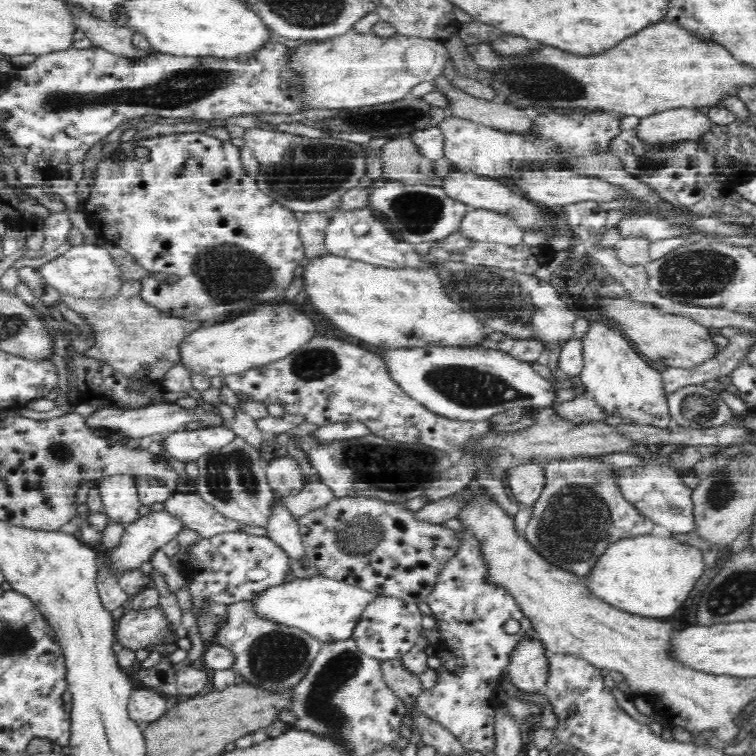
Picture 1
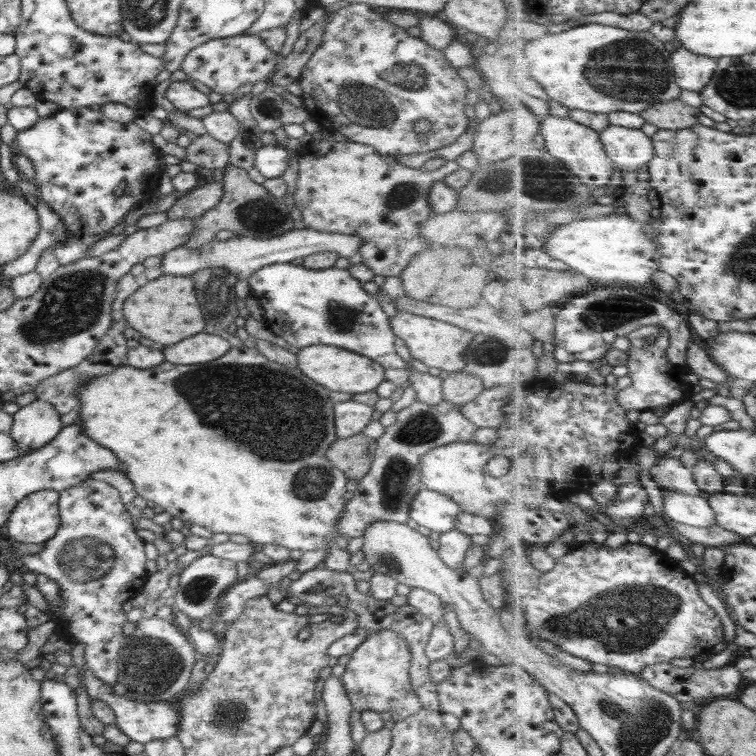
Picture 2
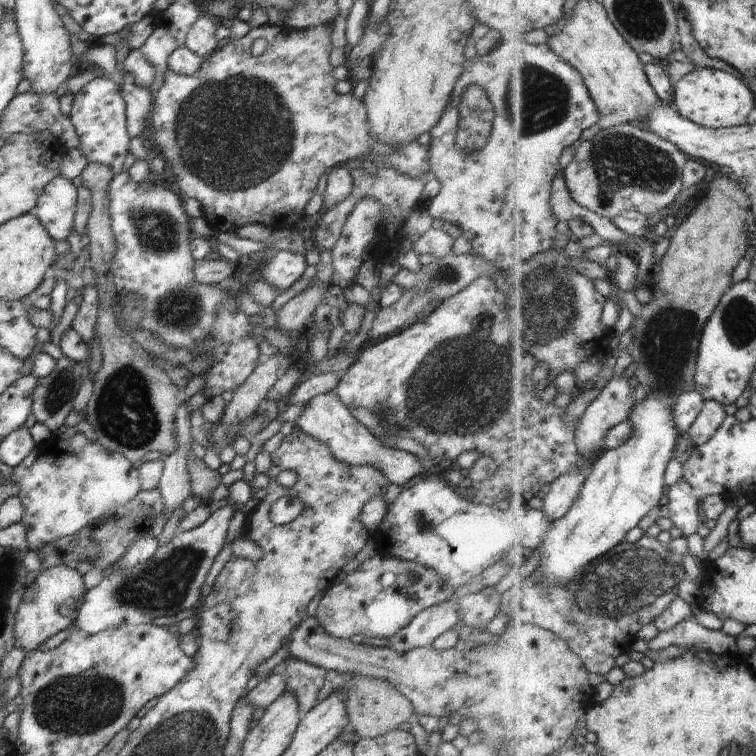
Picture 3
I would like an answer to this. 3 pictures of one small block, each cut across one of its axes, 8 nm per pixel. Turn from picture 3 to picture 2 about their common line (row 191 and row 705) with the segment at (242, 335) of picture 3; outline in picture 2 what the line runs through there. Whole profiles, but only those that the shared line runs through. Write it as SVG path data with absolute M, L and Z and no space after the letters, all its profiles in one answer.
M85 665L81 672L81 679L84 680L86 691L90 699L98 699L106 702L115 715L116 726L124 733L130 741L146 744L150 741L165 740L177 735L179 725L178 705L174 702L135 702L113 692L112 685L106 685L92 674L92 670Z

